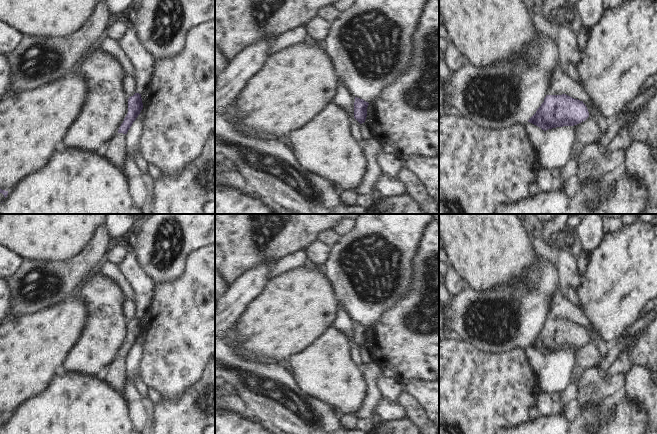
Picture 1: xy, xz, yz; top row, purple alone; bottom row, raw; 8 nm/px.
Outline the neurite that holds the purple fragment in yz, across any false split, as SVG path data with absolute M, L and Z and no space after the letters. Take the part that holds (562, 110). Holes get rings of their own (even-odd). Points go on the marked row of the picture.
M566 94L546 95L544 102L528 122L546 131L548 129L574 126L589 117L589 112L583 101Z

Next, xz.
M355 97L354 118L360 123L364 123L367 117L367 107L369 103L363 99Z

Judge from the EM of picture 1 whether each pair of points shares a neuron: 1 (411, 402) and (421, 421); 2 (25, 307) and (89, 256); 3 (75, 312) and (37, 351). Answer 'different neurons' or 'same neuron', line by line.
1: same neuron
2: same neuron
3: same neuron

